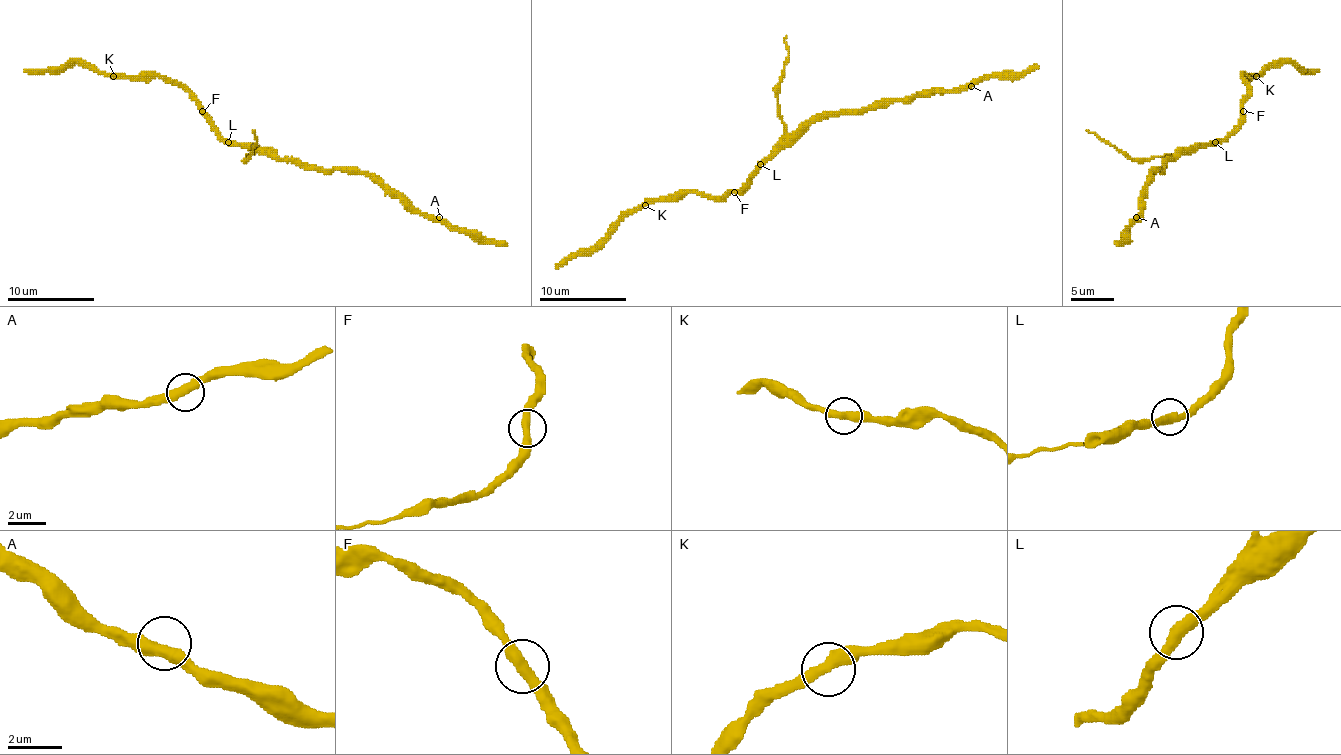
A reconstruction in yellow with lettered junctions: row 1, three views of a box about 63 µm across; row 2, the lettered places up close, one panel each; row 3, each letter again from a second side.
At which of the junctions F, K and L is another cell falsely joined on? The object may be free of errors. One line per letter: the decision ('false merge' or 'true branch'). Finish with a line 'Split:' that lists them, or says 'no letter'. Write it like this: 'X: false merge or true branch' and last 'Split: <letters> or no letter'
F: true branch
K: true branch
L: true branch
Split: no letter

